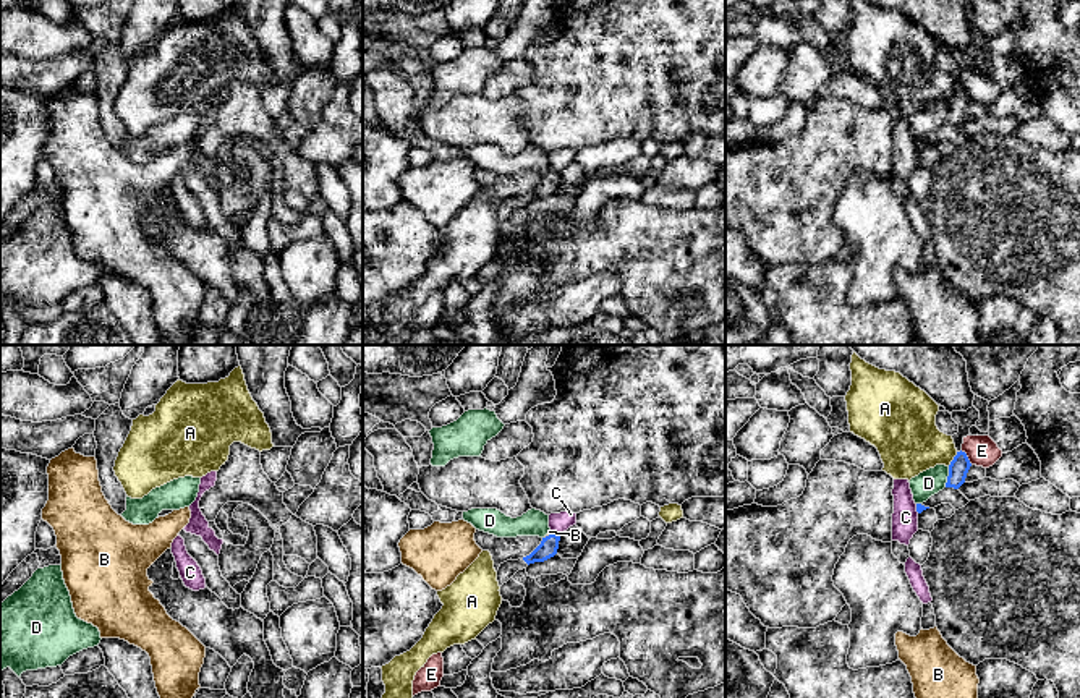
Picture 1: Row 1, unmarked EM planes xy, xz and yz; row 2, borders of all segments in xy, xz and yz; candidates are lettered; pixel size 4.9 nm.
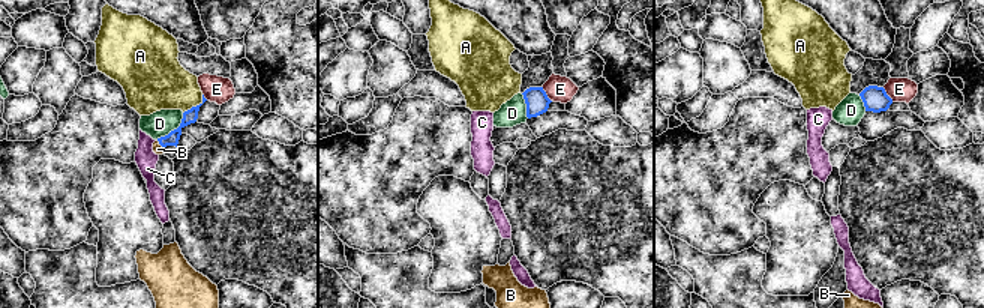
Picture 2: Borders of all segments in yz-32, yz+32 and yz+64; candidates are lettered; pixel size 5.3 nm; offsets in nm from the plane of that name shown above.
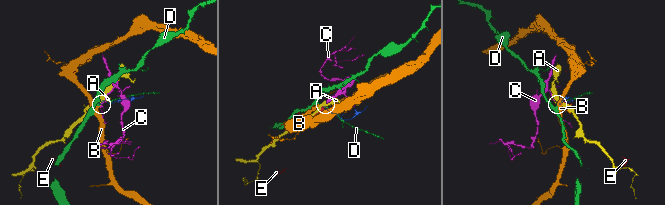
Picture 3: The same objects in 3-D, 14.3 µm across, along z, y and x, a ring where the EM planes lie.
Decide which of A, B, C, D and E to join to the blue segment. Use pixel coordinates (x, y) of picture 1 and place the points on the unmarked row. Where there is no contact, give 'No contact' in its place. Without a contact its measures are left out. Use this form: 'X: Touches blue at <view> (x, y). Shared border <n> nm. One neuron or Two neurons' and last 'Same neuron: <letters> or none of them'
A: Touches blue at yz (954, 96). Shared border 90 nm. Two neurons
B: Touches blue at xz (549, 172). Shared border 50 nm. One neuron
C: Touches blue at xz (556, 172). Shared border 40 nm. Two neurons
D: Touches blue at yz (948, 114). Shared border 110 nm. Two neurons
E: Touches blue at yz (967, 94). Shared border 90 nm. Two neurons
Same neuron: B

